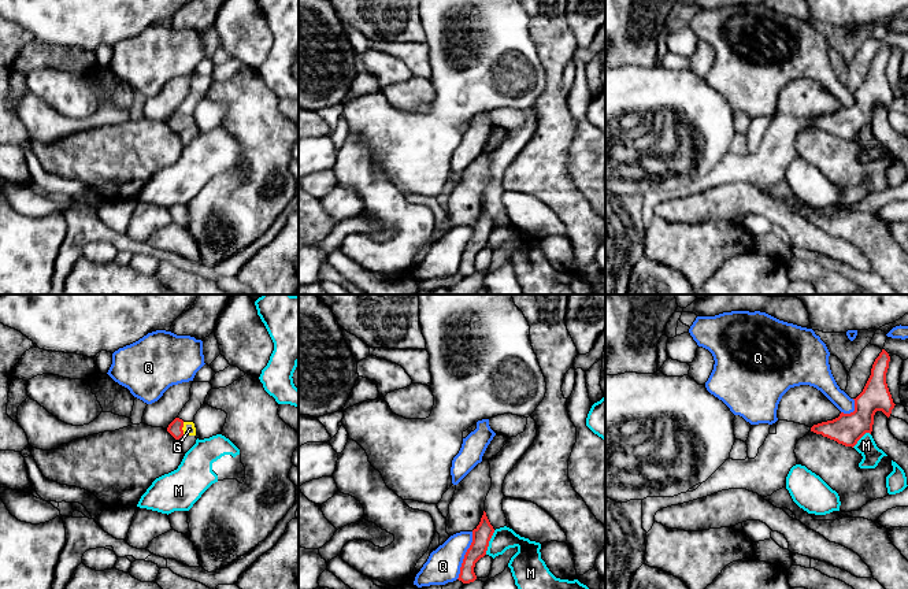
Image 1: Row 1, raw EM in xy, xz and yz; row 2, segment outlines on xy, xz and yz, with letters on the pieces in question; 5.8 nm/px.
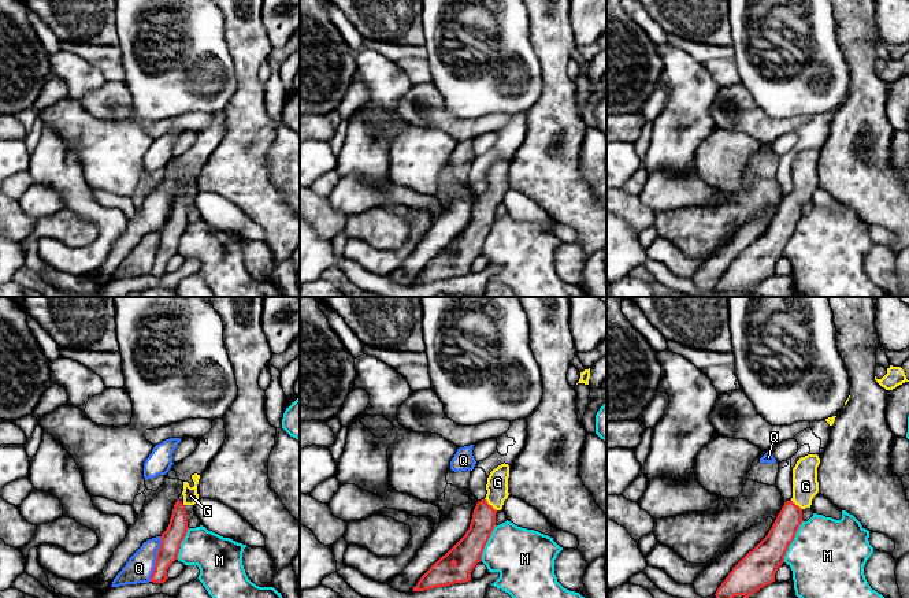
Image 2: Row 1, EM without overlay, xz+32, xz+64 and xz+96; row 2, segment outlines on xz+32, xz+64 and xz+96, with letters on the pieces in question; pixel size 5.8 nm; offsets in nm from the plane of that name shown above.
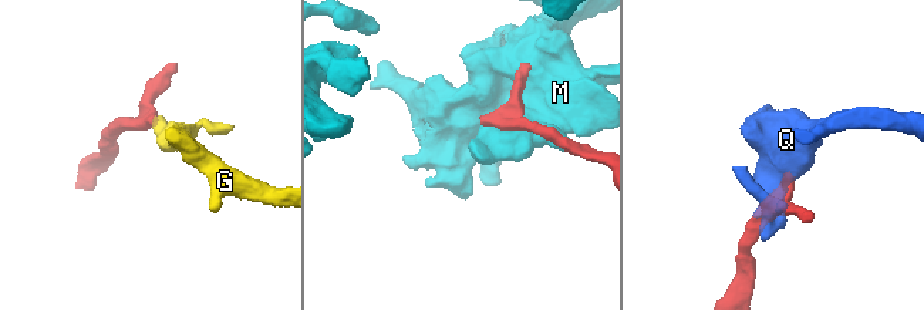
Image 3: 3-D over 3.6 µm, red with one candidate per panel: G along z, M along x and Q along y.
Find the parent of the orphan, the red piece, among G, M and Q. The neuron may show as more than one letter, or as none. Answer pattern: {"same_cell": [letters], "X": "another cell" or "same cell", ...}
{"same_cell": ["G"], "G": "same cell", "M": "another cell", "Q": "another cell"}

